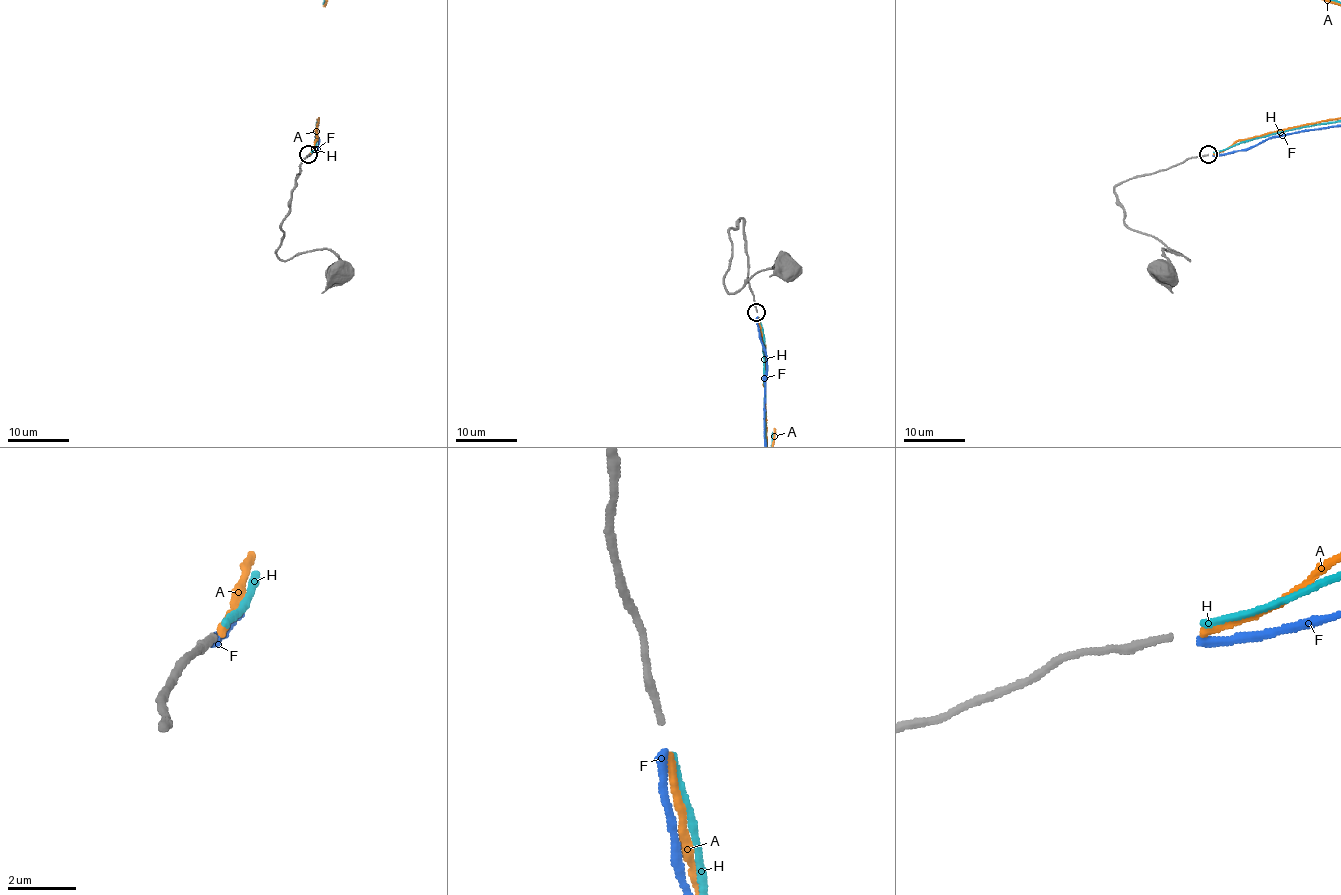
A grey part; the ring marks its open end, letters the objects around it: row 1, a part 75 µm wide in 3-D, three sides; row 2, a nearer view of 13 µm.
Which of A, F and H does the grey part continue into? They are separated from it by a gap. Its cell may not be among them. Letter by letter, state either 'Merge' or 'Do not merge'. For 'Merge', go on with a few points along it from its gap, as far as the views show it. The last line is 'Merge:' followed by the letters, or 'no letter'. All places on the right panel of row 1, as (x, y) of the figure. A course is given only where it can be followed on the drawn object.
A: Merge
F: Do not merge
H: Do not merge
Merge: A

